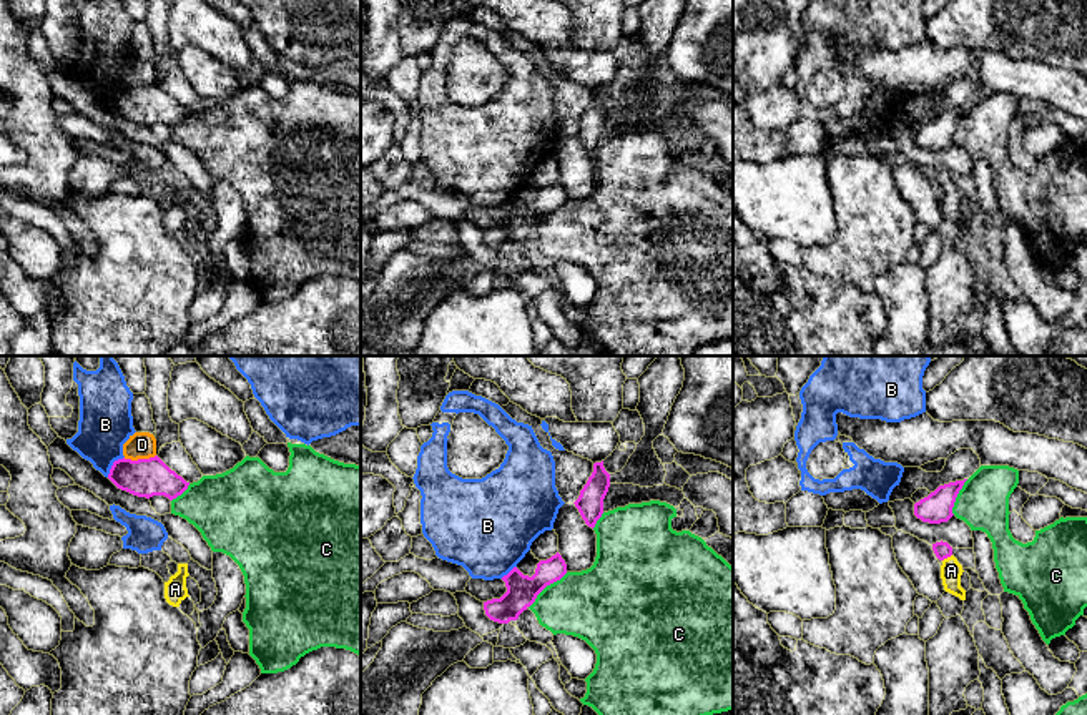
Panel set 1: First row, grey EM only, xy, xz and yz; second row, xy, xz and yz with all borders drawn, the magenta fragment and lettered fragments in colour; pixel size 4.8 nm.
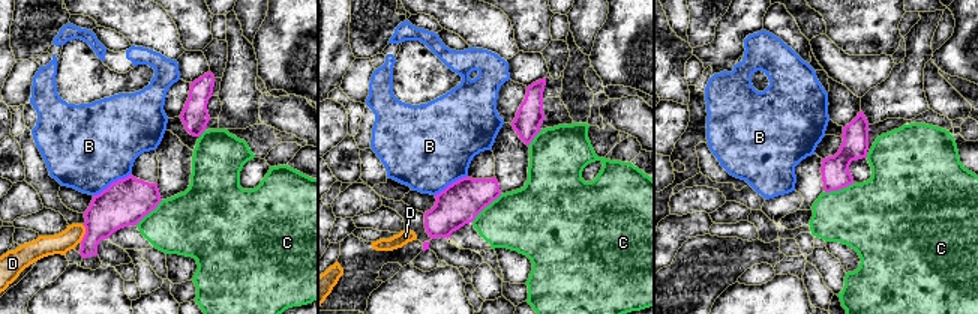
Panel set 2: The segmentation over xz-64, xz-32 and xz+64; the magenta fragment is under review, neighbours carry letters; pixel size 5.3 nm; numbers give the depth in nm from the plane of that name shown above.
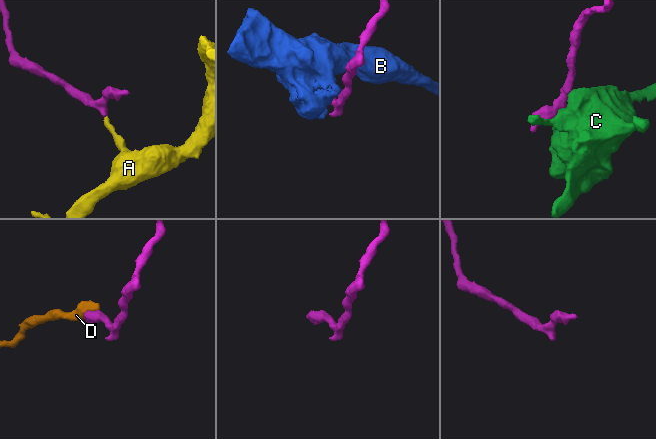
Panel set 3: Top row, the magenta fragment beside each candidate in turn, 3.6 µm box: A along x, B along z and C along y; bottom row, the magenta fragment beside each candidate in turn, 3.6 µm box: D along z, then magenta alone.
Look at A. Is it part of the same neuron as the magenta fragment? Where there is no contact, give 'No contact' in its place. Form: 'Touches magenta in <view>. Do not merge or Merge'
Touches magenta in yz. Merge

